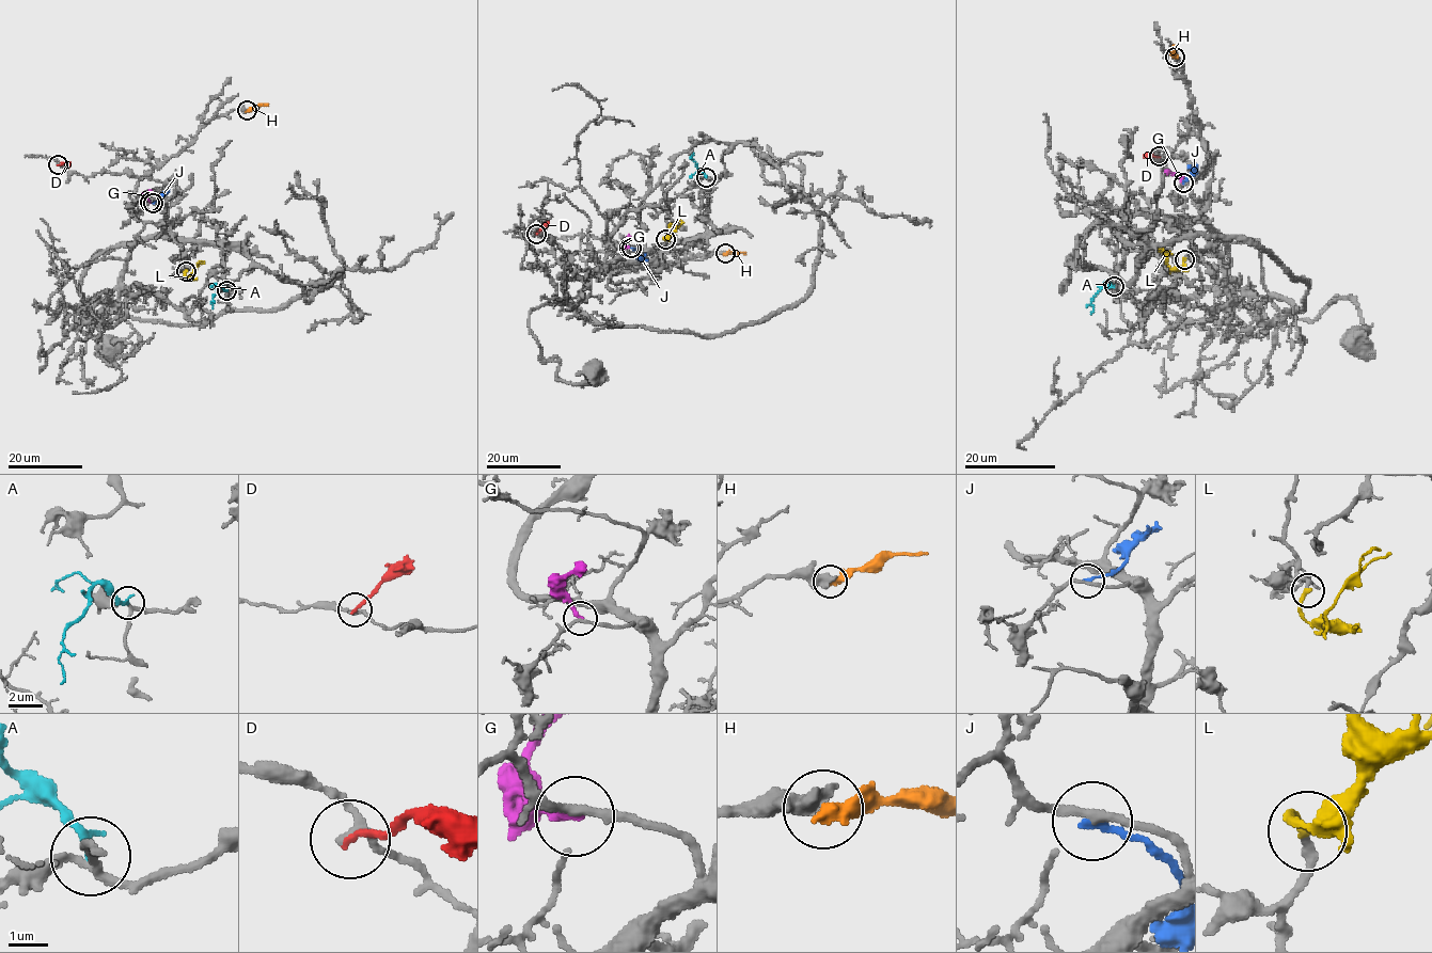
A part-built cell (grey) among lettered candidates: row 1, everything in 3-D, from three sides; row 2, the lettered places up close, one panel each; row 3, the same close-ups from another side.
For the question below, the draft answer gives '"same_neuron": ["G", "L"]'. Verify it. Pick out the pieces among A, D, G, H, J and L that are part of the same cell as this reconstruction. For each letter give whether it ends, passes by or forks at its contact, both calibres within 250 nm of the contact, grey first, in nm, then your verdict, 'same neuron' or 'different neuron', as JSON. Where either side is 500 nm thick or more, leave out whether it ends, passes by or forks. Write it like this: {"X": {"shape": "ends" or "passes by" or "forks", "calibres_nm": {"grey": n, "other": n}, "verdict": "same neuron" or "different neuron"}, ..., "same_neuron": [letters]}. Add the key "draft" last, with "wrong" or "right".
{"A": {"shape": "ends", "calibres_nm": {"grey": 180, "other": 200}, "verdict": "different neuron"}, "D": {"shape": "ends", "calibres_nm": {"grey": 160, "other": 170}, "verdict": "different neuron"}, "G": {"shape": "ends", "calibres_nm": {"grey": 190, "other": 240}, "verdict": "different neuron"}, "H": {"calibres_nm": {"grey": 600, "other": 400}, "verdict": "different neuron"}, "J": {"shape": "ends", "calibres_nm": {"grey": 200, "other": 180}, "verdict": "different neuron"}, "L": {"shape": "ends", "calibres_nm": {"grey": 240, "other": 240}, "verdict": "same neuron"}, "same_neuron": ["L"], "draft": "wrong"}

